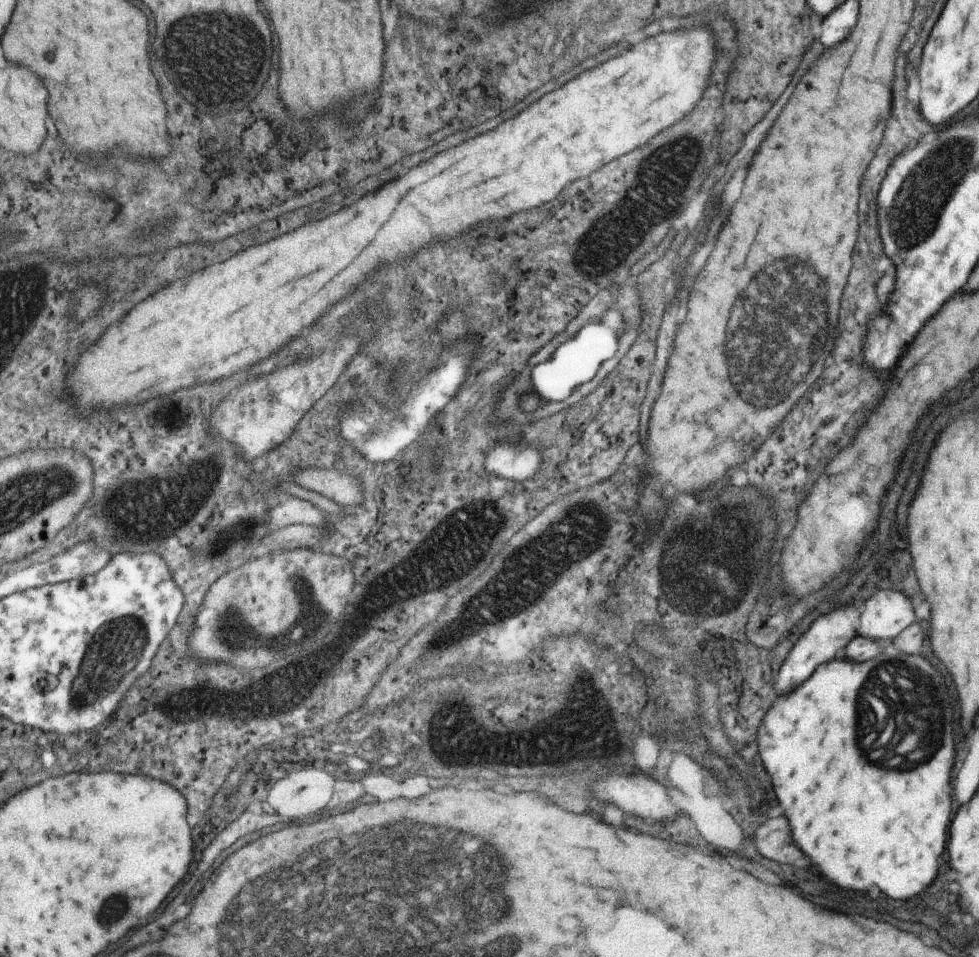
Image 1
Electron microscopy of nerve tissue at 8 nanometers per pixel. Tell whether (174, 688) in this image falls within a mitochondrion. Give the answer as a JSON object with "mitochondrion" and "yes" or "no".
{"mitochondrion":"no"}

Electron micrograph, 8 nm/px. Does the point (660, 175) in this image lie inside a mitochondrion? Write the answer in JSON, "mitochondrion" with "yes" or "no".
{"mitochondrion":"yes"}

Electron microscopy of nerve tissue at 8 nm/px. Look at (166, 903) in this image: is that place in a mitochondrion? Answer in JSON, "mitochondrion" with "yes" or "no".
{"mitochondrion":"no"}

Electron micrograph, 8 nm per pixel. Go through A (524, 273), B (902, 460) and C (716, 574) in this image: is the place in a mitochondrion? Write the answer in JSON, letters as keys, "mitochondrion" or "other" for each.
{"A":"other","B":"other","C":"mitochondrion"}

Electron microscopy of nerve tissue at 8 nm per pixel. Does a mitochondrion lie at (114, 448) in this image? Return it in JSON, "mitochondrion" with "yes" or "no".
{"mitochondrion":"no"}

